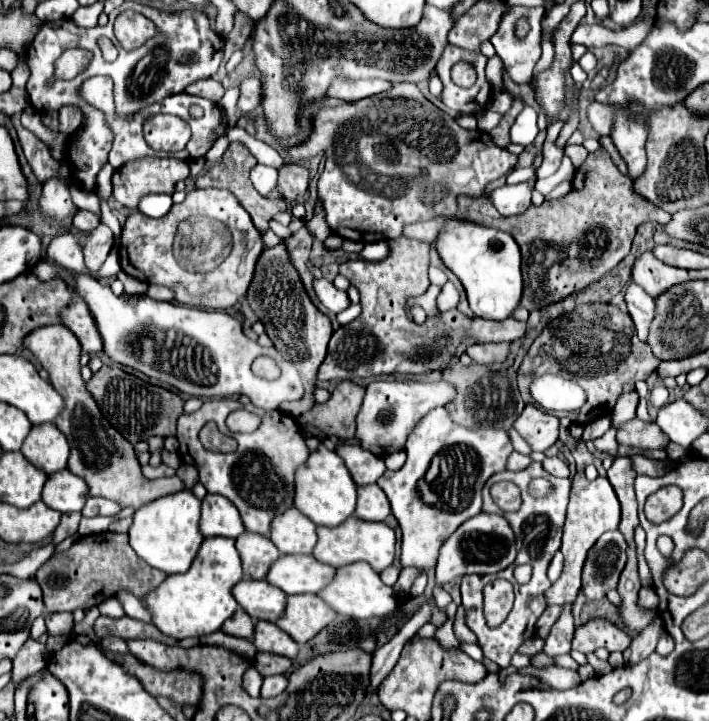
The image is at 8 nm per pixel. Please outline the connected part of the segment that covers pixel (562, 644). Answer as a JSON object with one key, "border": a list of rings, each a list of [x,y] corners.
{"border":[[[571,603],[563,605],[563,611],[559,615],[559,621],[551,627],[547,639],[545,639],[545,647],[543,651],[547,655],[561,655],[561,653],[569,653],[569,639],[571,639],[571,625],[573,625],[573,613],[571,613]]]}

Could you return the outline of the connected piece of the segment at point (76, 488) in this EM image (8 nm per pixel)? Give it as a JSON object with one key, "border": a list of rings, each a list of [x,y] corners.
{"border":[[[61,469],[47,477],[43,489],[43,503],[59,513],[81,511],[87,499],[87,485],[69,469]]]}

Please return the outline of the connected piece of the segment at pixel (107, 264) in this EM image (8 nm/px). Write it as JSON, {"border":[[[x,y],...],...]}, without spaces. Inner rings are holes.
{"border":[[[114,230],[114,237],[116,239],[116,242],[114,244],[114,247],[110,251],[108,258],[103,263],[103,269],[101,269],[99,277],[111,277],[113,275],[117,275],[121,270],[119,255],[117,251],[115,251],[115,248],[117,248],[117,242],[119,245],[118,240],[120,239],[121,231],[122,230]]]}

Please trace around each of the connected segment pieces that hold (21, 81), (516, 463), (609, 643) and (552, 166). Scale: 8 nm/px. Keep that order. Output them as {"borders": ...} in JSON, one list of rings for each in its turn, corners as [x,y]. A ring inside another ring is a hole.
{"borders":[[[[19,57],[17,67],[13,69],[11,77],[13,77],[13,85],[17,85],[17,87],[25,87],[25,83],[27,83],[27,79],[29,79],[29,67],[27,67],[27,61],[25,61],[23,57]]],[[[511,453],[509,459],[507,459],[507,471],[521,471],[525,469],[525,465],[529,465],[531,459],[527,455],[521,455],[521,453]]],[[[589,619],[587,623],[575,629],[571,647],[581,653],[593,653],[599,647],[607,647],[609,651],[625,651],[631,645],[631,635],[619,629],[609,619]]],[[[557,121],[547,128],[547,136],[543,146],[543,162],[537,171],[537,178],[545,178],[555,173],[564,156],[564,149],[555,147],[557,139],[565,121]]]]}

